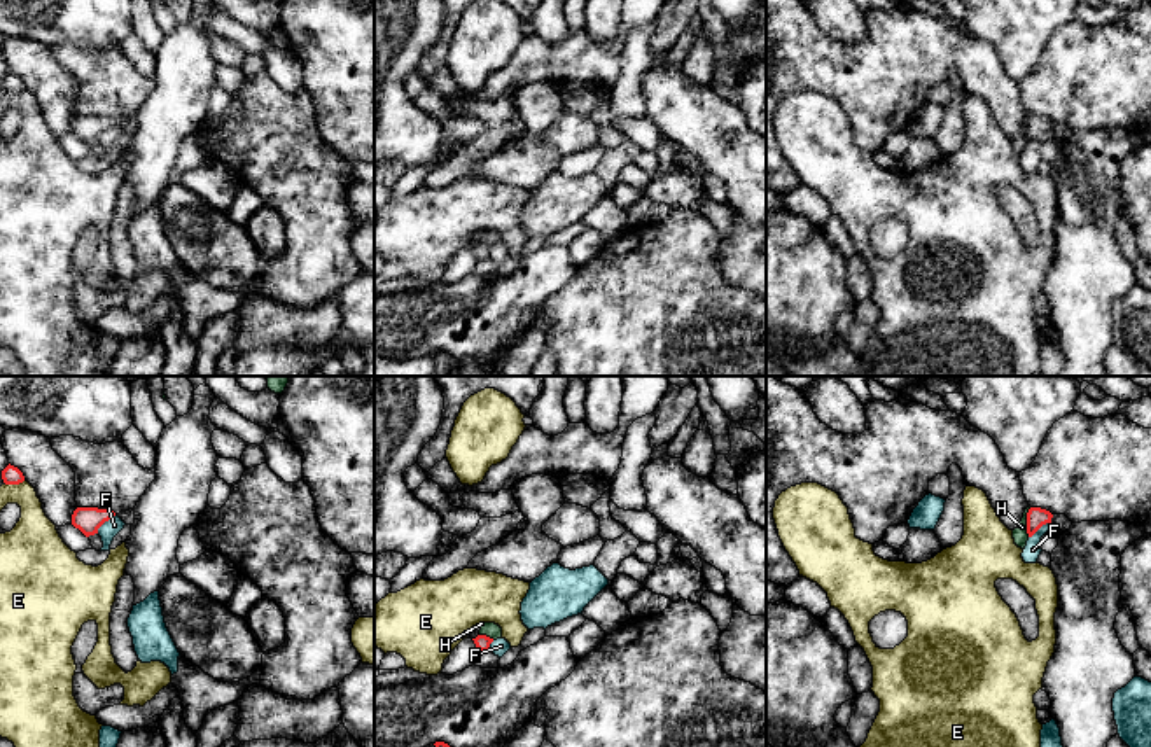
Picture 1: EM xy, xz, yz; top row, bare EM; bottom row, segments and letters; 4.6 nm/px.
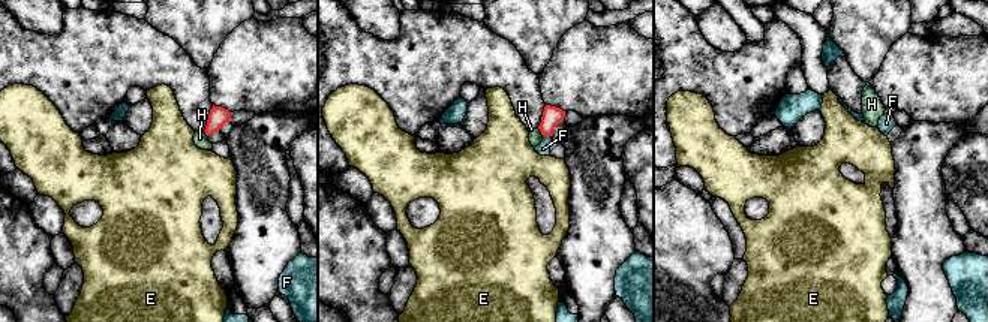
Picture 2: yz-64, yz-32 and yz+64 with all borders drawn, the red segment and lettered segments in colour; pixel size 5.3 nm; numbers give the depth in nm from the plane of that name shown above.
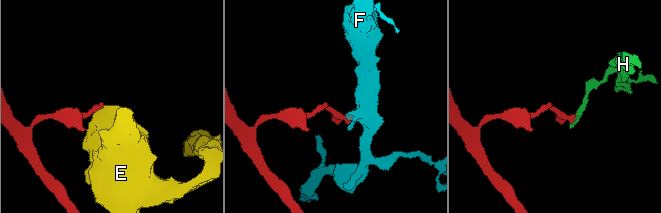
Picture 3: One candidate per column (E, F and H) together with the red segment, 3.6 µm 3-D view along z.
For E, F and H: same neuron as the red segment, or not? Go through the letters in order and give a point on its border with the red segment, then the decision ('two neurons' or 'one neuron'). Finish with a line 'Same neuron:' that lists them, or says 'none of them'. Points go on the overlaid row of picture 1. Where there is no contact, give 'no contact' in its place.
E: meets red in xy at (13, 483); two neurons
F: meets red in xy at (105, 520); two neurons
H: meets red in yz at (1027, 522); two neurons
Same neuron: none of them

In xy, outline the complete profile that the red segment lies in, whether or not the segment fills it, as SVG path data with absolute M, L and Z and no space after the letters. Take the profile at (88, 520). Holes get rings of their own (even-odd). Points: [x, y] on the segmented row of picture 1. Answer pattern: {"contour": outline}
{"contour": "M77 507L72 514L72 525L89 537L98 534L98 528L114 516L115 513L110 509Z"}

